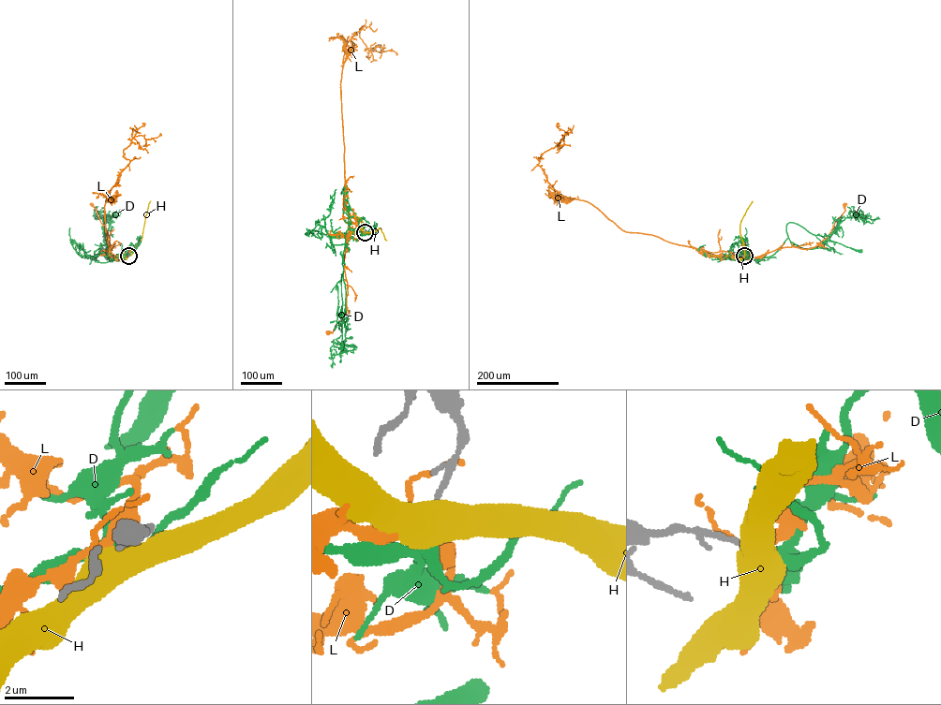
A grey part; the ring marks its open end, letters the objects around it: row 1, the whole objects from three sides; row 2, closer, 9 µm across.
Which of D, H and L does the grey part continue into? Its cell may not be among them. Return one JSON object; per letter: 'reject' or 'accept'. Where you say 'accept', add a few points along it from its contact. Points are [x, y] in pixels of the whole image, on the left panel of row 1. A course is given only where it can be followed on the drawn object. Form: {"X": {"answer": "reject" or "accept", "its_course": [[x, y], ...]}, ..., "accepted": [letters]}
{"D": {"answer": "accept", "its_course": [[128, 256], [120, 260], [106, 257], [105, 222], [105, 251]]}, "H": {"answer": "reject"}, "L": {"answer": "reject"}, "accepted": ["D"]}

